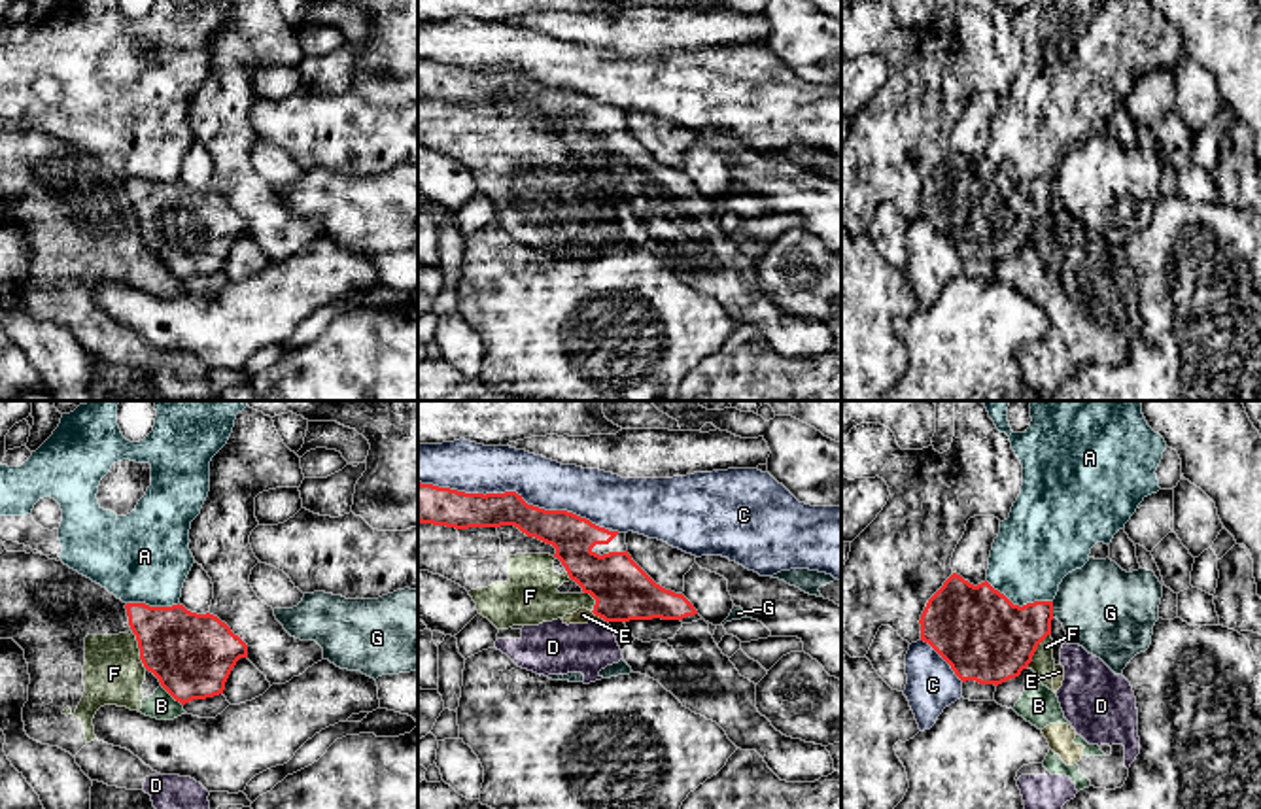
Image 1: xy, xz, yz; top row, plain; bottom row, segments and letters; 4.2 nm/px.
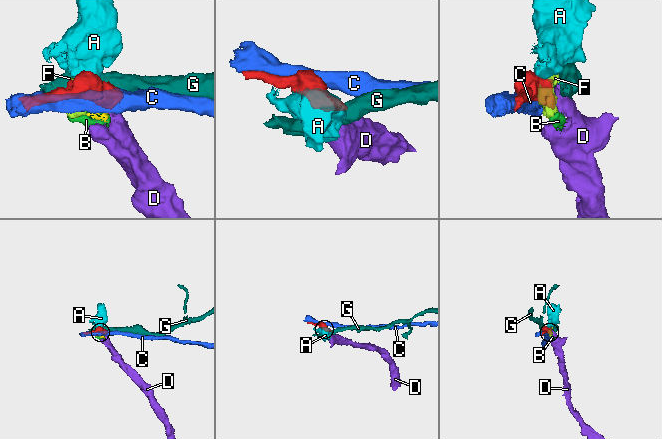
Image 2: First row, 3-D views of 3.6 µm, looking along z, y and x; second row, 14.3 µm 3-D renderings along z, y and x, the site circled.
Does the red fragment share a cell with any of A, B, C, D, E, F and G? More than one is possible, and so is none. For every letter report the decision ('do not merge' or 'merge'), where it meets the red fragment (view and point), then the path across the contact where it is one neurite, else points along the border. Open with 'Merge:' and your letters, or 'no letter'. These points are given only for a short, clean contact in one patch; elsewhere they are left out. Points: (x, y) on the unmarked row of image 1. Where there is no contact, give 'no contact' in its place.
Merge: no letter
A: do not merge | yz (1018, 182) | along yz (985, 157), (1019, 182), (1052, 178)
B: do not merge | xy (172, 273) | along xy (161, 261), (182, 282)
C: do not merge | xz (513, 68)
D: do not merge | xz (605, 197) | along xz (604, 195), (607, 199)
E: do not merge | xz (598, 191) | along xz (590, 188), (604, 195)
F: do not merge | xy (138, 223)
G: do not merge | yz (1052, 186)

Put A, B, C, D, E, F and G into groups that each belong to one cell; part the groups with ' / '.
A / B D E F / C / G

